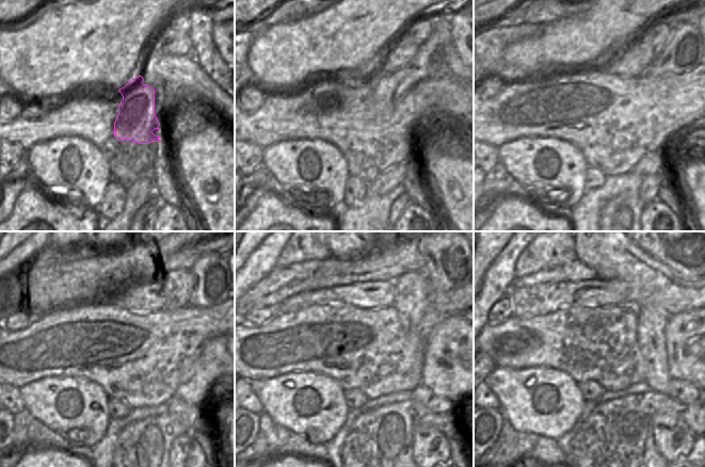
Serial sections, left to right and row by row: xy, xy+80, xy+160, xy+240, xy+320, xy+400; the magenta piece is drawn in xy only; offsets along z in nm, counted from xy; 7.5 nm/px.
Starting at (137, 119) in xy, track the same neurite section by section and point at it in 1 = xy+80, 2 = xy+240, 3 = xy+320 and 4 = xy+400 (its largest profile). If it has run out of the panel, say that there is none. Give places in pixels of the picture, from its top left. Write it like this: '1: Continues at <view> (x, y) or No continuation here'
1: Continues at xy+80 (431, 61)
2: Continues at xy+240 (210, 277)
3: Continues at xy+320 (447, 253)
4: Continues at xy+400 (687, 253).

